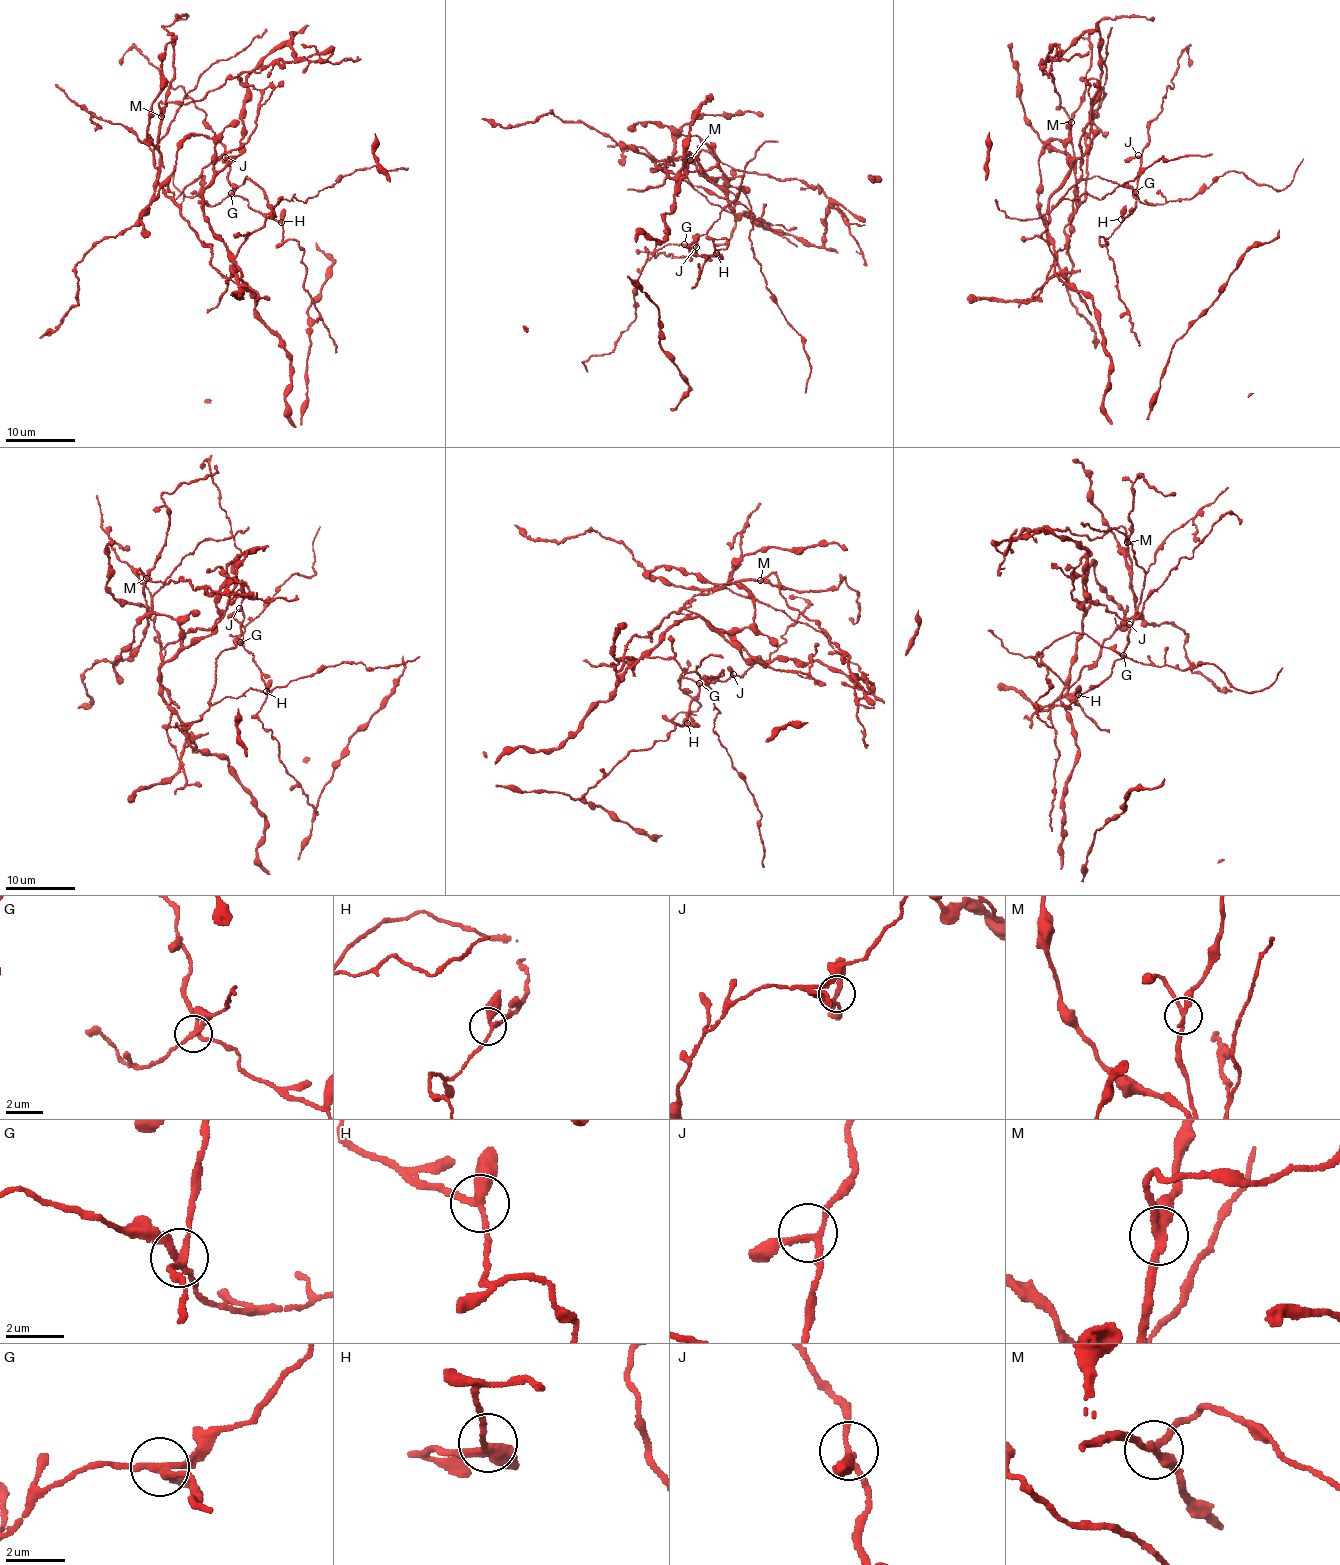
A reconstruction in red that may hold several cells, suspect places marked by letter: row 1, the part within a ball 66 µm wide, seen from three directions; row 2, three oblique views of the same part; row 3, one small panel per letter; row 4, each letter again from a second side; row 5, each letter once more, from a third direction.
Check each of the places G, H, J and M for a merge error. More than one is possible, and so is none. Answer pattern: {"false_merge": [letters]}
{"false_merge": ["G", "M"]}

